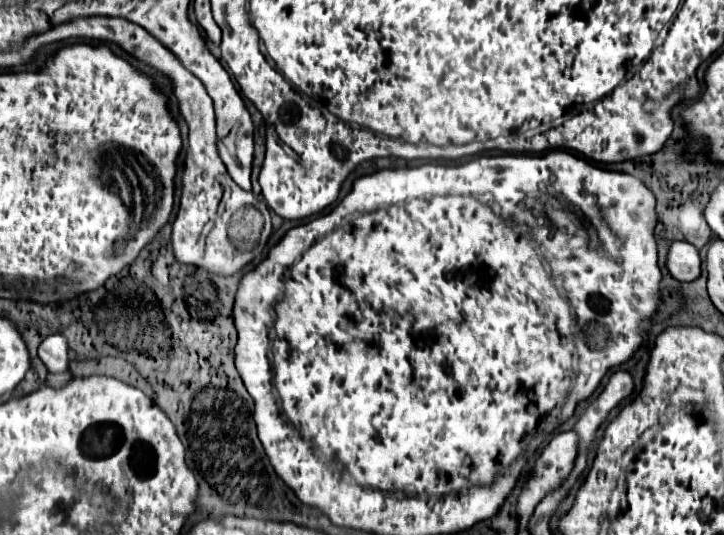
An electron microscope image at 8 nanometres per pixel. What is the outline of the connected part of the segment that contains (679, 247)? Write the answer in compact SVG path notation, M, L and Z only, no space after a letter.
M673 241L667 253L665 267L669 275L677 281L693 281L701 273L699 251L685 241Z

